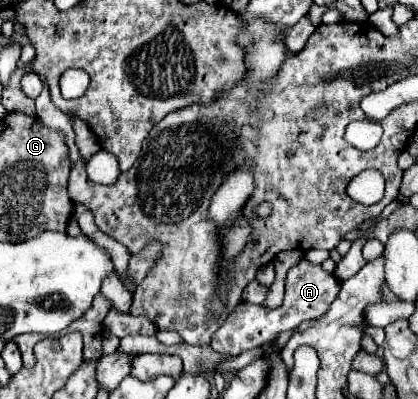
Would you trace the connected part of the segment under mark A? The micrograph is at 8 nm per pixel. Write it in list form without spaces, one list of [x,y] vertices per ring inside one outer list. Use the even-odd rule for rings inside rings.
[[[305,258],[301,262],[297,262],[285,278],[285,298],[283,304],[279,308],[267,308],[263,304],[249,304],[249,302],[239,302],[237,308],[233,310],[233,314],[225,320],[225,324],[213,334],[211,338],[211,348],[223,356],[239,356],[247,350],[259,348],[263,342],[275,340],[281,332],[285,330],[293,330],[295,326],[299,326],[305,320],[311,318],[319,318],[327,312],[327,308],[333,304],[333,300],[339,294],[339,280],[335,278],[335,274],[325,272],[319,264],[311,264]]]

